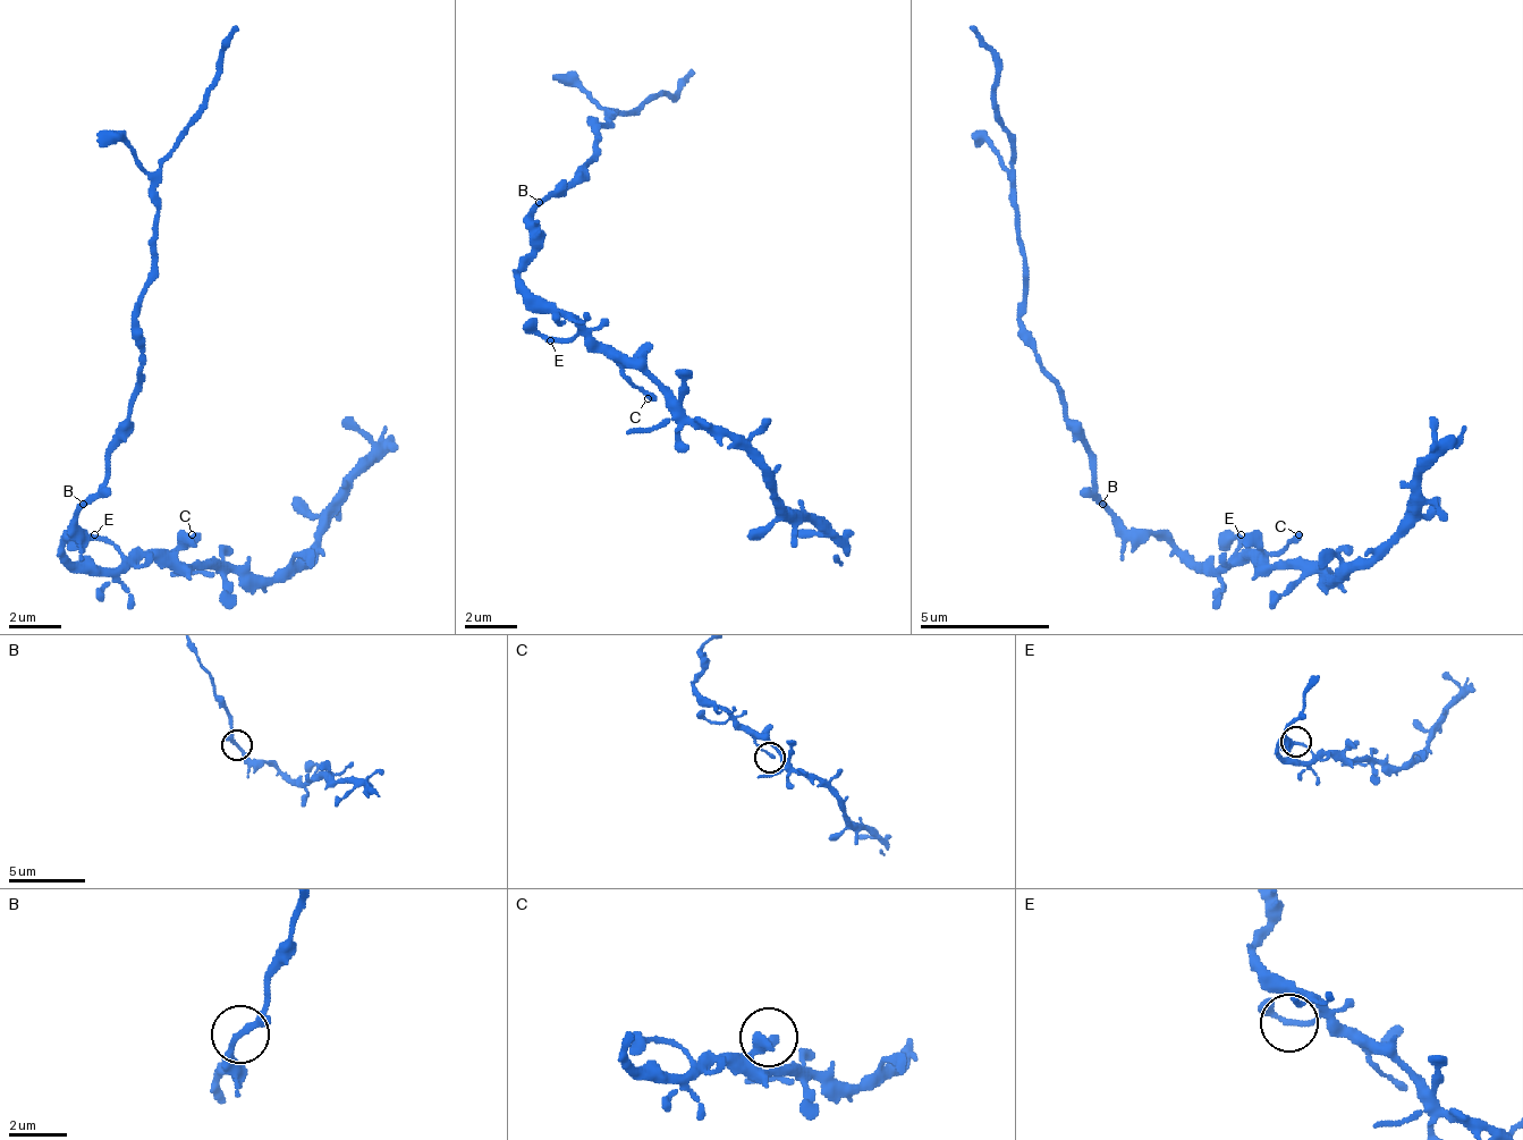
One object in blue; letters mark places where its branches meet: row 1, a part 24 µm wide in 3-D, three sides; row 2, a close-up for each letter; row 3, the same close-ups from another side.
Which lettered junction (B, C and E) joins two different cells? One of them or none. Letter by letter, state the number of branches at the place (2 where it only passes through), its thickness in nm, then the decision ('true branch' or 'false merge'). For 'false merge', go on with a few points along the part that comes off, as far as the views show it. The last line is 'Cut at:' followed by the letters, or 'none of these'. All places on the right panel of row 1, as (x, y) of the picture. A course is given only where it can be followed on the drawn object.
B: 2 branches meet; 190 nm thick; false merge; foreign part runs (1103, 503), (1091, 476), (1091, 444), (1020, 320), (1026, 269), (1013, 158), (993, 100), (993, 55), (967, 28)
C: 1 branches meet; 220 nm thick; true branch
E: 2 branches meet; 200 nm thick; true branch
Cut at: B

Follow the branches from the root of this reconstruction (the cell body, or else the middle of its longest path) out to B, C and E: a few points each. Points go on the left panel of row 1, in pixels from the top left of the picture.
B: (75, 522), (75, 508), (82, 503)
C: (75, 522), (75, 534), (62, 548), (62, 554), (75, 567), (134, 567), (140, 560), (172, 554), (192, 534)
E: (75, 522), (75, 534), (62, 548), (75, 560), (82, 554), (82, 541), (89, 534), (94, 534)

